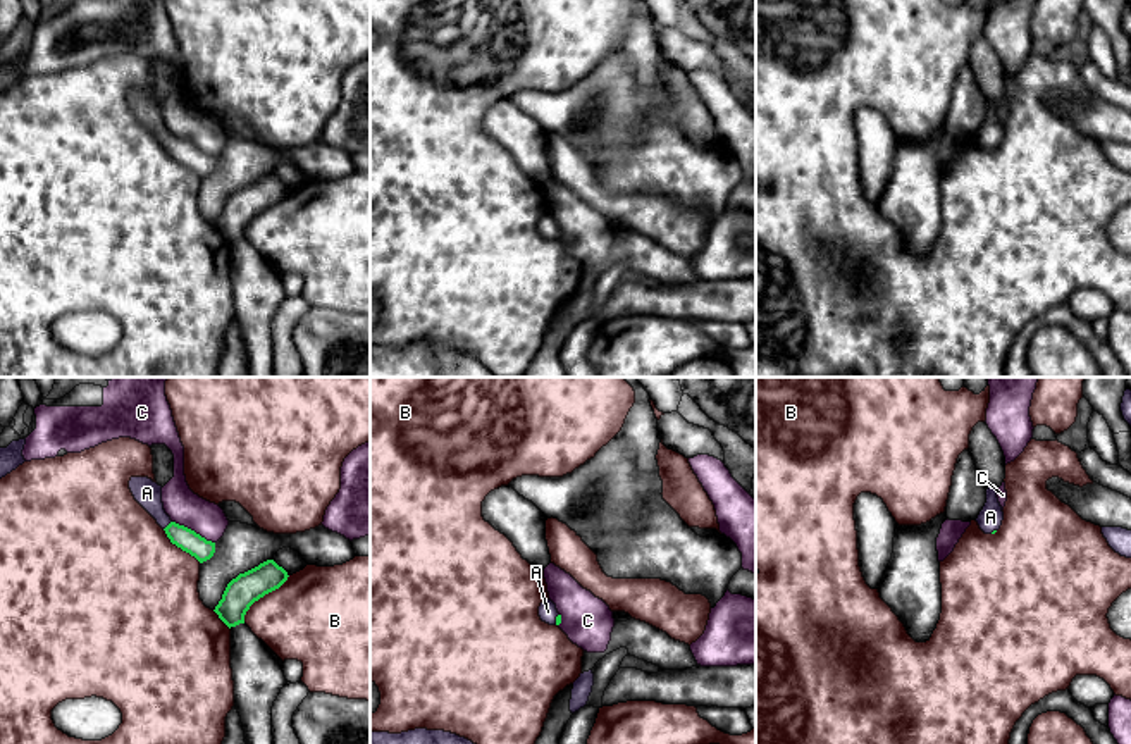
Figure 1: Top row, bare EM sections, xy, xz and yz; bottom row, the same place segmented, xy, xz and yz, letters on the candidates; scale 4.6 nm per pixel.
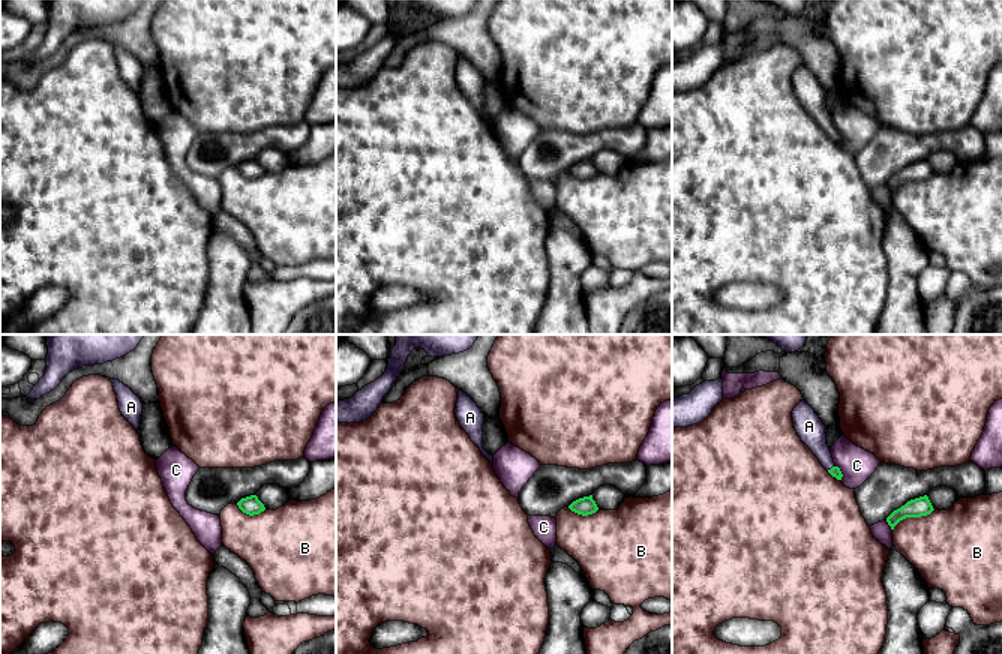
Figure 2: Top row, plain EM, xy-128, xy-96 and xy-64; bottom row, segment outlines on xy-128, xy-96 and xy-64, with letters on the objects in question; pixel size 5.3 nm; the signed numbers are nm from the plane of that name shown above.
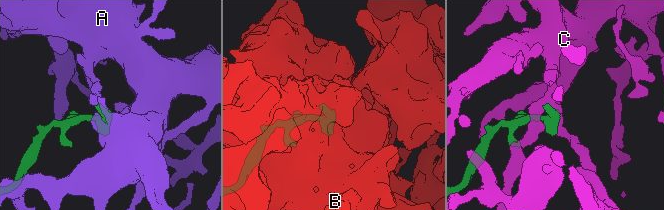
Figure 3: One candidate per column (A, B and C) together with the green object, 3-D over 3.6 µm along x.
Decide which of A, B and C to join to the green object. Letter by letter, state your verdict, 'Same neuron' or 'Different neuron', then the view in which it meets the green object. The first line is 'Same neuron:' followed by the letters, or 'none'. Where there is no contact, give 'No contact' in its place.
Same neuron: A
A: Same neuron. Touches green in xy
B: Different neuron. Touches green in xy
C: Different neuron. Touches green in xy

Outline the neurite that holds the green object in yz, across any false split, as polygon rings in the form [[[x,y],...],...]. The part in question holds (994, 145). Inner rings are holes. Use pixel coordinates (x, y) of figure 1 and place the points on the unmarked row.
[[[988,100],[986,117],[980,126],[976,136],[985,148],[995,148],[1004,134],[1004,126],[997,112],[998,102]]]

